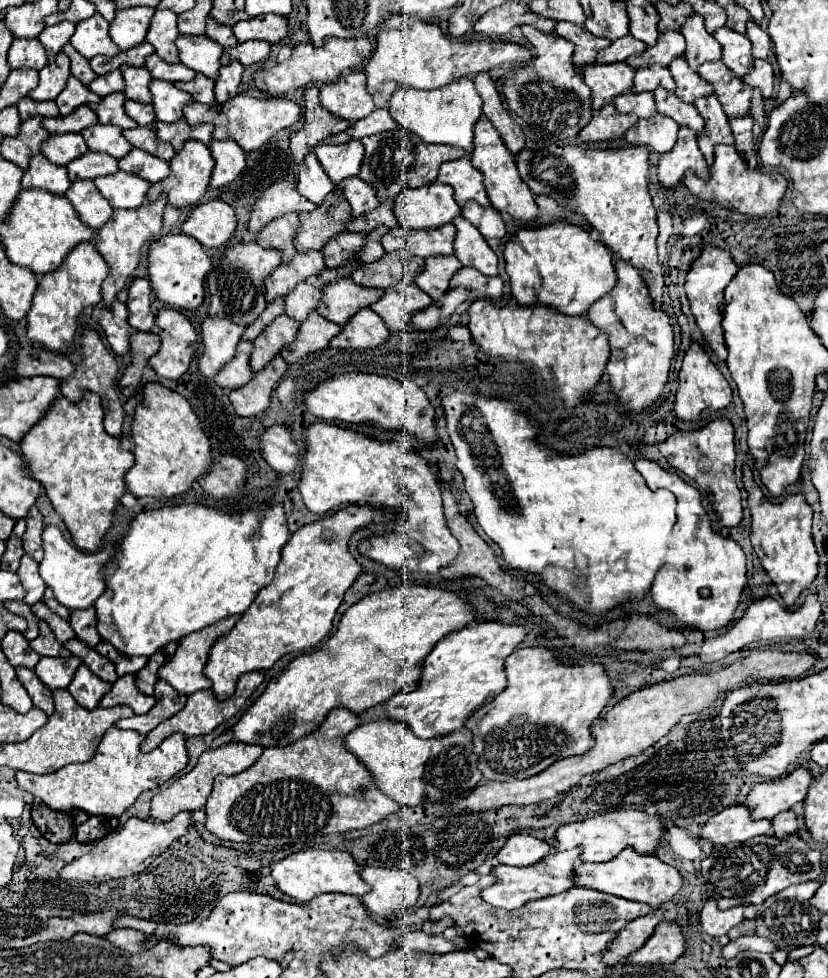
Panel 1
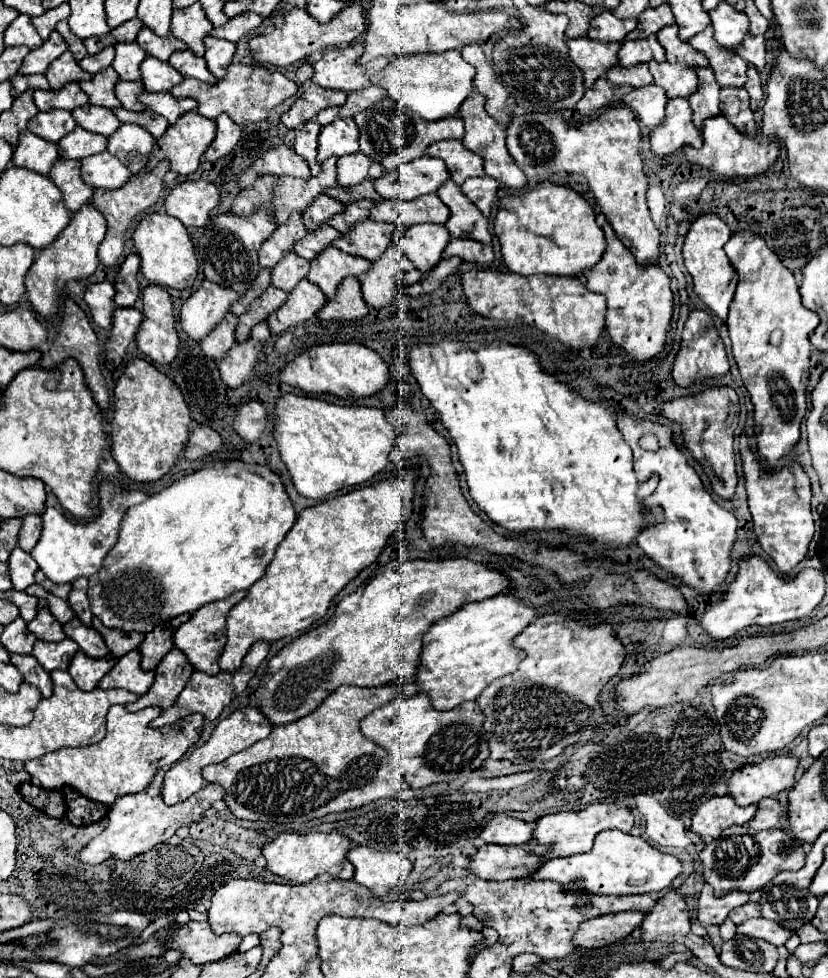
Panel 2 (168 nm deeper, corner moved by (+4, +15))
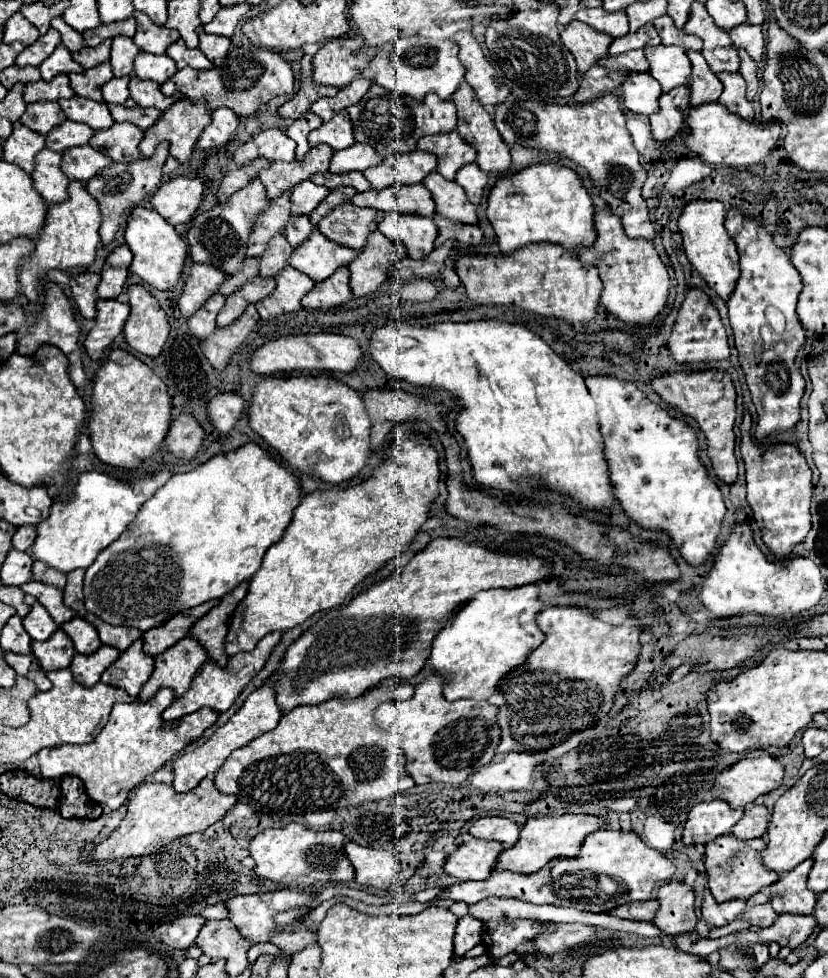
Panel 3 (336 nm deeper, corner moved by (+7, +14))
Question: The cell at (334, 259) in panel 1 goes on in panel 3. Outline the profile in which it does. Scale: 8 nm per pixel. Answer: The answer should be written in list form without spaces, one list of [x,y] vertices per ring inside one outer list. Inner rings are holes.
[[[300,181],[298,185],[294,185],[294,189],[290,191],[290,203],[292,203],[292,213],[294,215],[308,215],[330,191],[322,185],[308,181]]]

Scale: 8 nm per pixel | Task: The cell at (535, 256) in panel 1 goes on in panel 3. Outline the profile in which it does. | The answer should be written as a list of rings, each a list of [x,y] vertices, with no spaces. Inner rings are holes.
[[[554,161],[536,163],[514,175],[500,177],[488,195],[488,221],[492,223],[502,253],[534,243],[548,241],[564,249],[590,247],[596,239],[592,199],[580,177]]]

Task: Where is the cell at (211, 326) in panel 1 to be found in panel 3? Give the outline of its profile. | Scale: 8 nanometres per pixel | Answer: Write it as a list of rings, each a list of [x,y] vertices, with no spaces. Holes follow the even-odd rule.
[[[194,263],[190,267],[190,275],[186,277],[182,295],[178,299],[178,307],[182,315],[188,319],[192,313],[196,313],[200,305],[206,303],[210,293],[218,291],[218,285],[224,279],[226,279],[226,273],[222,273],[222,269],[210,263]]]

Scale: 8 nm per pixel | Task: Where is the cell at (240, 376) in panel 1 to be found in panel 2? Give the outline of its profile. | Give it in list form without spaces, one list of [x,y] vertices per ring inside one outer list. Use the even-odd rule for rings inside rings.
[[[229,314],[225,320],[207,336],[207,340],[201,342],[201,350],[205,356],[213,360],[223,360],[225,354],[235,346],[235,328],[237,328],[237,316]]]

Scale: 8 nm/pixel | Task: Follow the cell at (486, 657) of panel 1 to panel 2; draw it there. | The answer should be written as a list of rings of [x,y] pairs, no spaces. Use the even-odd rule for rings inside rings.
[[[493,596],[481,602],[469,602],[463,604],[457,612],[451,616],[445,616],[437,620],[423,638],[423,650],[420,654],[419,674],[417,674],[417,692],[425,692],[429,696],[431,706],[435,710],[453,710],[465,700],[475,700],[493,680],[513,674],[519,666],[519,662],[525,658],[525,654],[517,648],[513,648],[511,640],[523,632],[523,628],[533,620],[535,610],[533,606],[511,600],[507,596]]]

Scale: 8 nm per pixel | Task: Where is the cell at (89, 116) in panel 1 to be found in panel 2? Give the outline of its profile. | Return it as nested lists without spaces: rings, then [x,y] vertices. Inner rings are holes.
[[[67,84],[61,90],[49,90],[49,92],[35,90],[33,98],[35,98],[35,104],[41,112],[49,112],[49,110],[55,110],[55,108],[75,110],[79,106],[89,104],[89,100],[87,100],[85,92],[81,92],[79,84]]]

